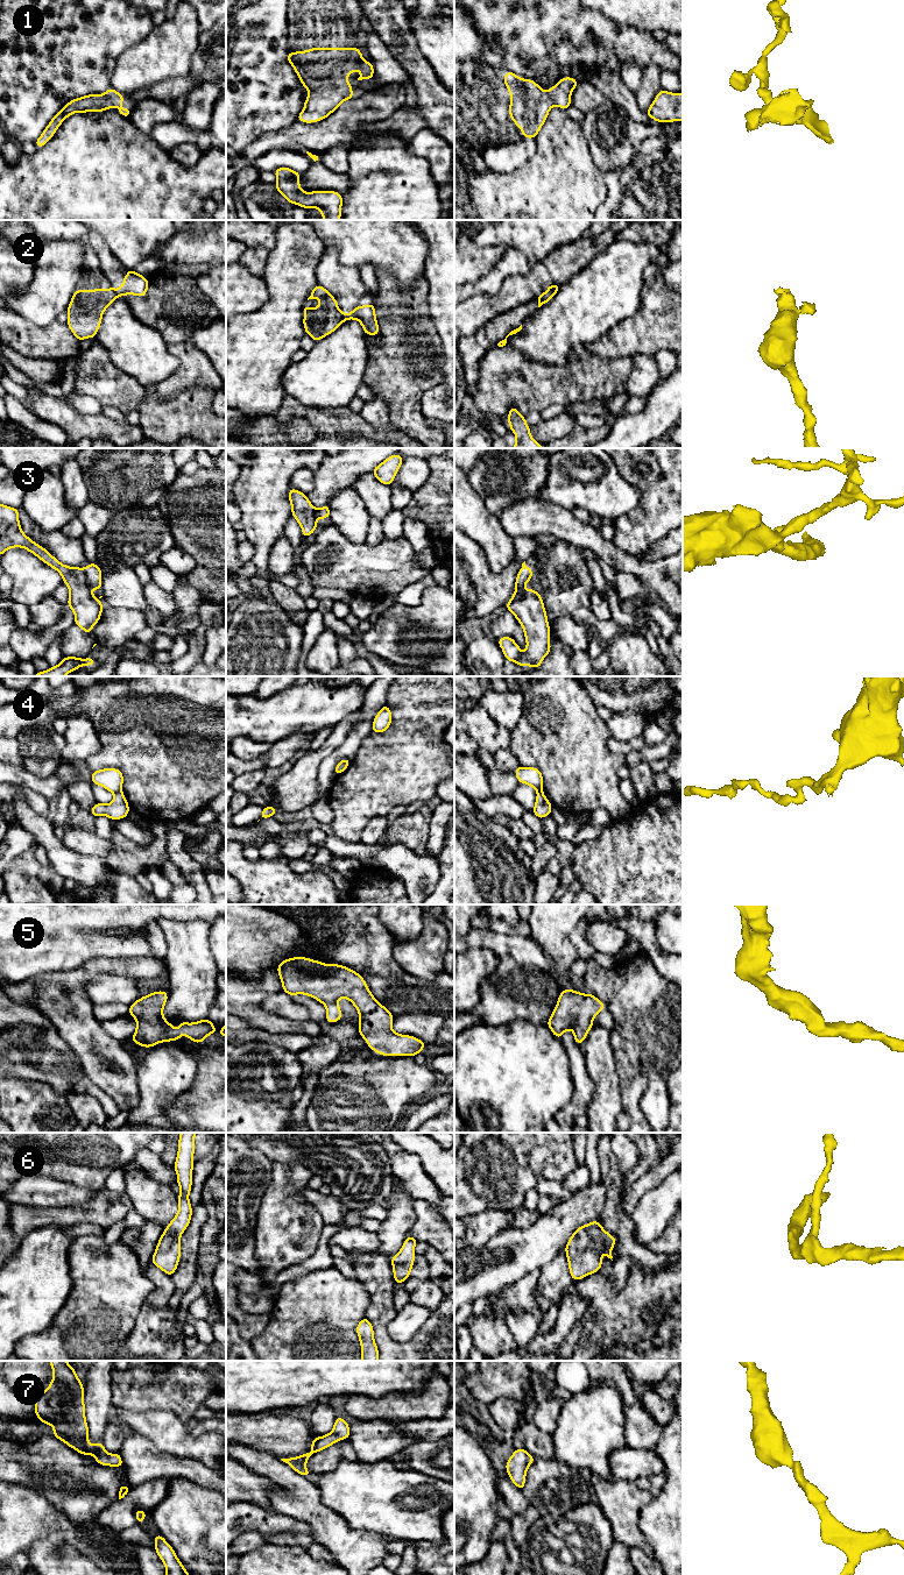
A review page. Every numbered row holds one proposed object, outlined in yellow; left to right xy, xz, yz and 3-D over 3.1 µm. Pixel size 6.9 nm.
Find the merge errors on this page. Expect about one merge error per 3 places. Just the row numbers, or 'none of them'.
2, 3, 4

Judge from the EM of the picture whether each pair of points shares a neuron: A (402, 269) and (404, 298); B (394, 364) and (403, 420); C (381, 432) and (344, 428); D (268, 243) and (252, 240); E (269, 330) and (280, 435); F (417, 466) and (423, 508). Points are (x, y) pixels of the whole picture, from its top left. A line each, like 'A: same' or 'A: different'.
A: different
B: same
C: same
D: same
E: different
F: different

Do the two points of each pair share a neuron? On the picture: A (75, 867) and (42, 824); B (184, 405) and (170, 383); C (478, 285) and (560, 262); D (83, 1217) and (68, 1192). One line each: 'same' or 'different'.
A: same
B: different
C: different
D: different

